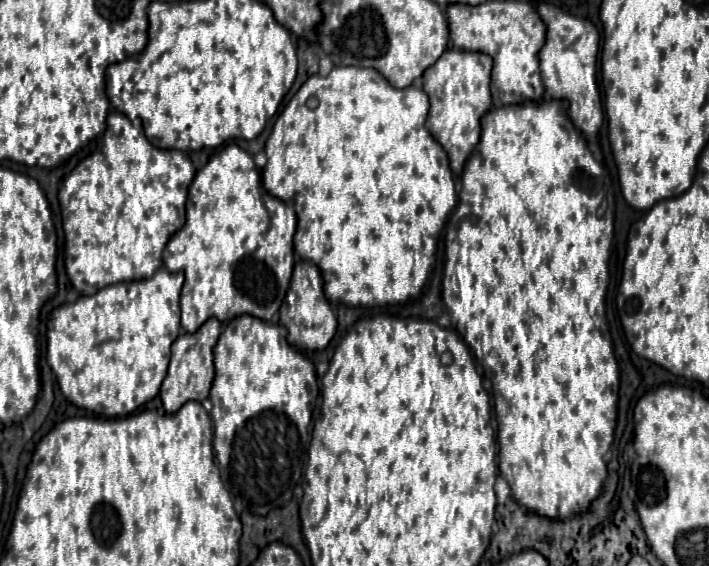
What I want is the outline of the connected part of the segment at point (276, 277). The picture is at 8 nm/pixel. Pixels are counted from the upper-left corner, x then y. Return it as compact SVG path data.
M230 144L216 152L210 162L196 174L190 184L190 196L186 204L186 224L164 248L164 266L168 270L184 272L184 288L180 296L182 308L182 328L186 332L196 332L208 318L218 318L228 322L236 316L250 314L260 320L272 320L290 288L294 272L294 246L292 238L296 232L296 214L294 210L276 198L272 198L260 180L260 170L254 164L254 158Z

